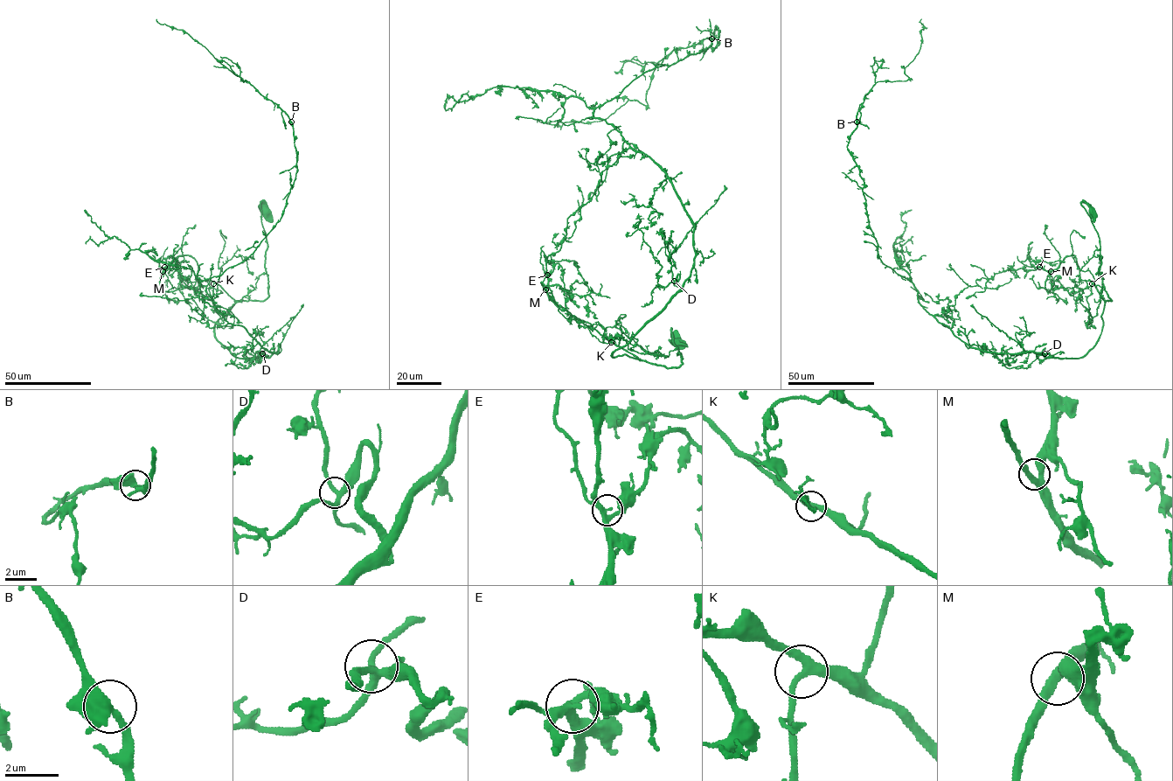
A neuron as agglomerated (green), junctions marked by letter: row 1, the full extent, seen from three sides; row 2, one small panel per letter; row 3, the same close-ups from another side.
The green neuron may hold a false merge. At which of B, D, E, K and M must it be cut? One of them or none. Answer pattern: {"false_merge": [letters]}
{"false_merge": []}

